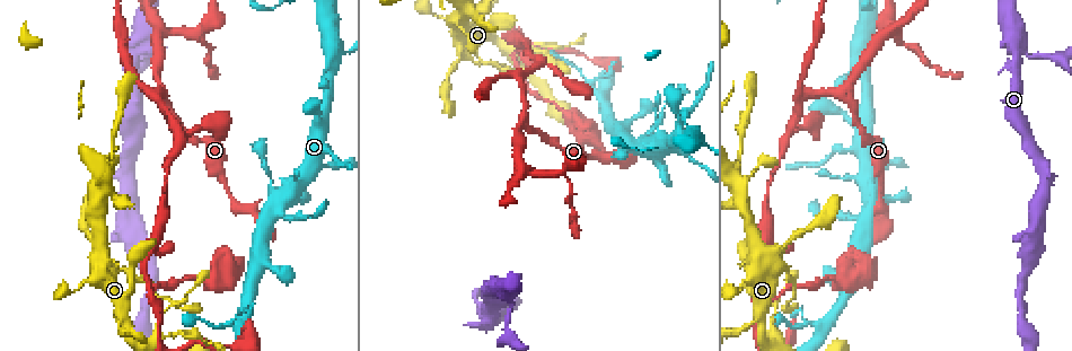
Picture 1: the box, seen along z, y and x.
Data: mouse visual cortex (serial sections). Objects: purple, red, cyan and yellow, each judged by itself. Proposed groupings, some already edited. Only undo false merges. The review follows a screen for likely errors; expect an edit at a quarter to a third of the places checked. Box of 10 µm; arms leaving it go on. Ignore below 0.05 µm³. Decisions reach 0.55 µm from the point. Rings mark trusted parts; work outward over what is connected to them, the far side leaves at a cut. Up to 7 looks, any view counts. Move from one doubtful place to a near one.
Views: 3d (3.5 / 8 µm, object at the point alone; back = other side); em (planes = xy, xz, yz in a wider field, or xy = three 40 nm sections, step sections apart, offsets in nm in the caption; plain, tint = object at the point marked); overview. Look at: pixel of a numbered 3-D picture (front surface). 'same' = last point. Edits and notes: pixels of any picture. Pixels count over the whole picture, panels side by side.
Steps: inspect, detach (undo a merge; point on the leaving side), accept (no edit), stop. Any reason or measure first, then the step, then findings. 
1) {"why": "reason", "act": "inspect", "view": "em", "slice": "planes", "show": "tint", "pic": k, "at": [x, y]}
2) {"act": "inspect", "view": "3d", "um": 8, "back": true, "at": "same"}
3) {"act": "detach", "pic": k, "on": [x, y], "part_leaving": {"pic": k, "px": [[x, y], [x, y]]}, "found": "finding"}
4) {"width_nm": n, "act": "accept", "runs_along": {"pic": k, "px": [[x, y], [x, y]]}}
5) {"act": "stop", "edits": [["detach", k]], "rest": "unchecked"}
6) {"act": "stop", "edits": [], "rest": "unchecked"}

{"why": "sudden change in width", "act": "inspect", "view": "3d", "um": 8, "pic": 1, "at": [749, 324]}

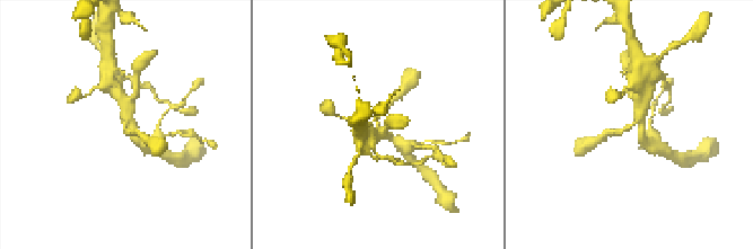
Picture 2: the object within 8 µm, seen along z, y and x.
{"why": "closer look", "act": "inspect", "view": "3d", "um": 3.5, "at": "same"}

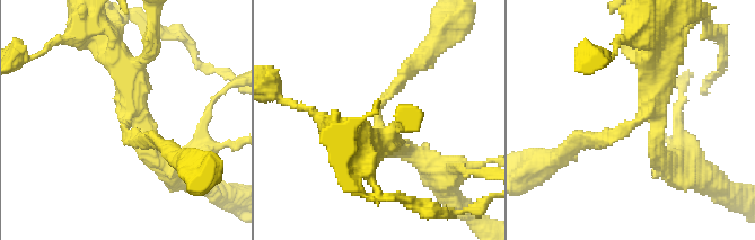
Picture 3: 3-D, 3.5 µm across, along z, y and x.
{"arms": 3, "arm_widths_nm": [150, 250, 400], "act": "inspect", "view": "em", "slice": "xy", "step": 3, "show": "tint", "pic": 3, "at": [632, 125]}

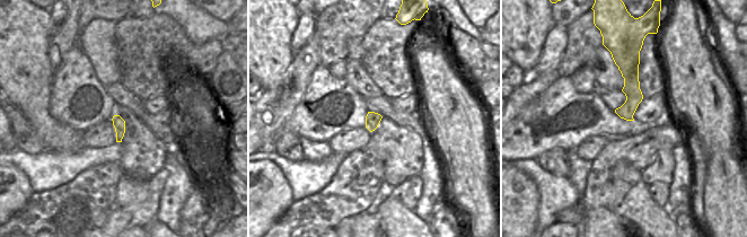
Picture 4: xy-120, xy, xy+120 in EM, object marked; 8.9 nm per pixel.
{"width_nm": 130, "act": "accept", "runs_along": {"pic": 4, "px": [[621, 62], [631, 75], [630, 117]]}, "found": "one cell here"}

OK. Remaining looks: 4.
{"why": "three arms meet", "act": "inspect", "view": "3d", "um": 3.5, "pic": 1, "at": [524, 125]}

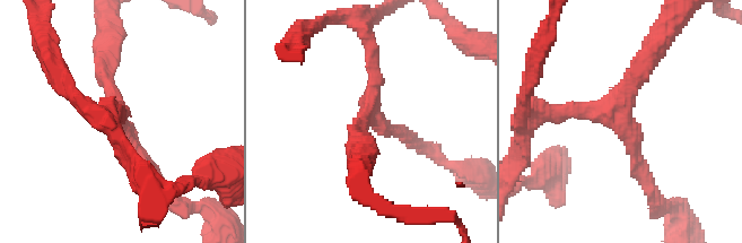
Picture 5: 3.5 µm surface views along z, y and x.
{"arms": 3, "arm_widths_nm": [200, 200, 200], "act": "inspect", "view": "em", "slice": "xy", "step": 3, "show": "tint", "pic": 5, "at": [376, 118]}

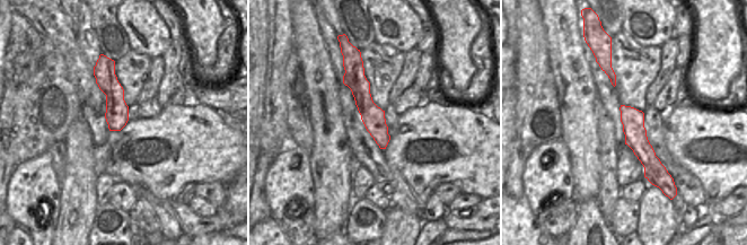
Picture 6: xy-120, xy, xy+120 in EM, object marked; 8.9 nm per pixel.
{"act": "inspect", "view": "em", "slice": "planes", "show": "tint", "at": "same"}

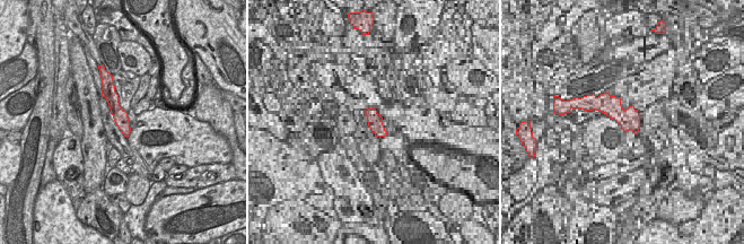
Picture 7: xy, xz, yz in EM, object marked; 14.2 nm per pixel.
{"act": "accept", "runs_along": {"pic": 5, "px": [[651, 188], [622, 126], [556, 112]]}, "found": "all the same cell"}

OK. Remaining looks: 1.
{"act": "stop", "edits": [], "rest": "unchecked"}

